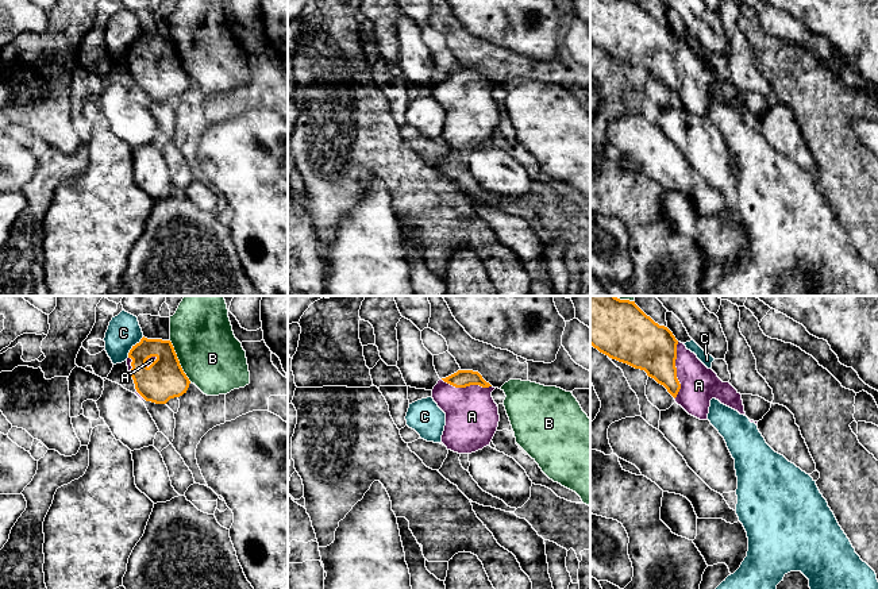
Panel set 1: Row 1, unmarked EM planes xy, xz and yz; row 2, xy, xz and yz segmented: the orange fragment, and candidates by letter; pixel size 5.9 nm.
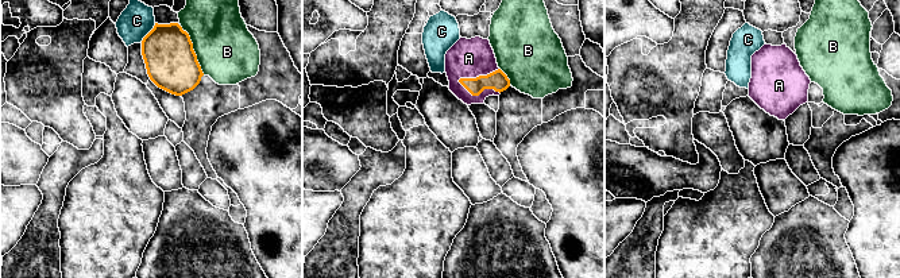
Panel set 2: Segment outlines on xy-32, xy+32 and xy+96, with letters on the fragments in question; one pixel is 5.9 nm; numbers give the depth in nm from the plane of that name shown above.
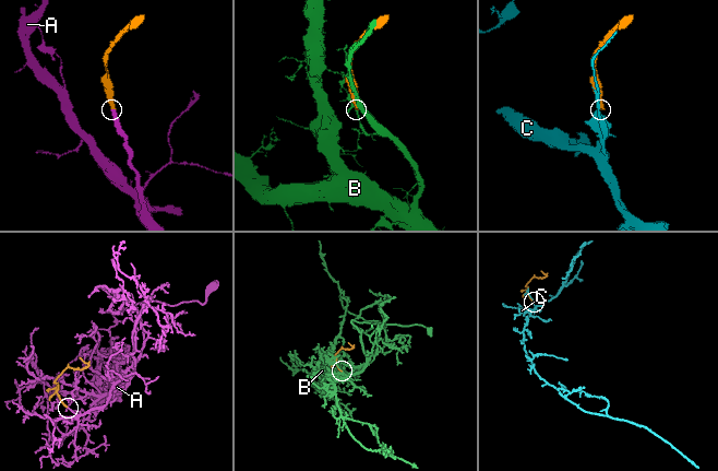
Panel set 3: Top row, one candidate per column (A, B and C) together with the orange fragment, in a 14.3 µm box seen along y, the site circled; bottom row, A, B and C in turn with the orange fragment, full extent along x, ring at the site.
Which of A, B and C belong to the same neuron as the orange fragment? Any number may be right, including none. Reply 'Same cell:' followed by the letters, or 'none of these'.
Same cell: A

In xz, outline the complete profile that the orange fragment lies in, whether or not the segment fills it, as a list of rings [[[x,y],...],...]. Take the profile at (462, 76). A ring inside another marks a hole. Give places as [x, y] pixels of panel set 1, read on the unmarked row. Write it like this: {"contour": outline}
{"contour": [[[458,68],[442,76],[432,86],[432,96],[446,111],[442,140],[458,151],[471,151],[489,143],[500,119],[498,104],[492,95],[493,85],[478,69]]]}

